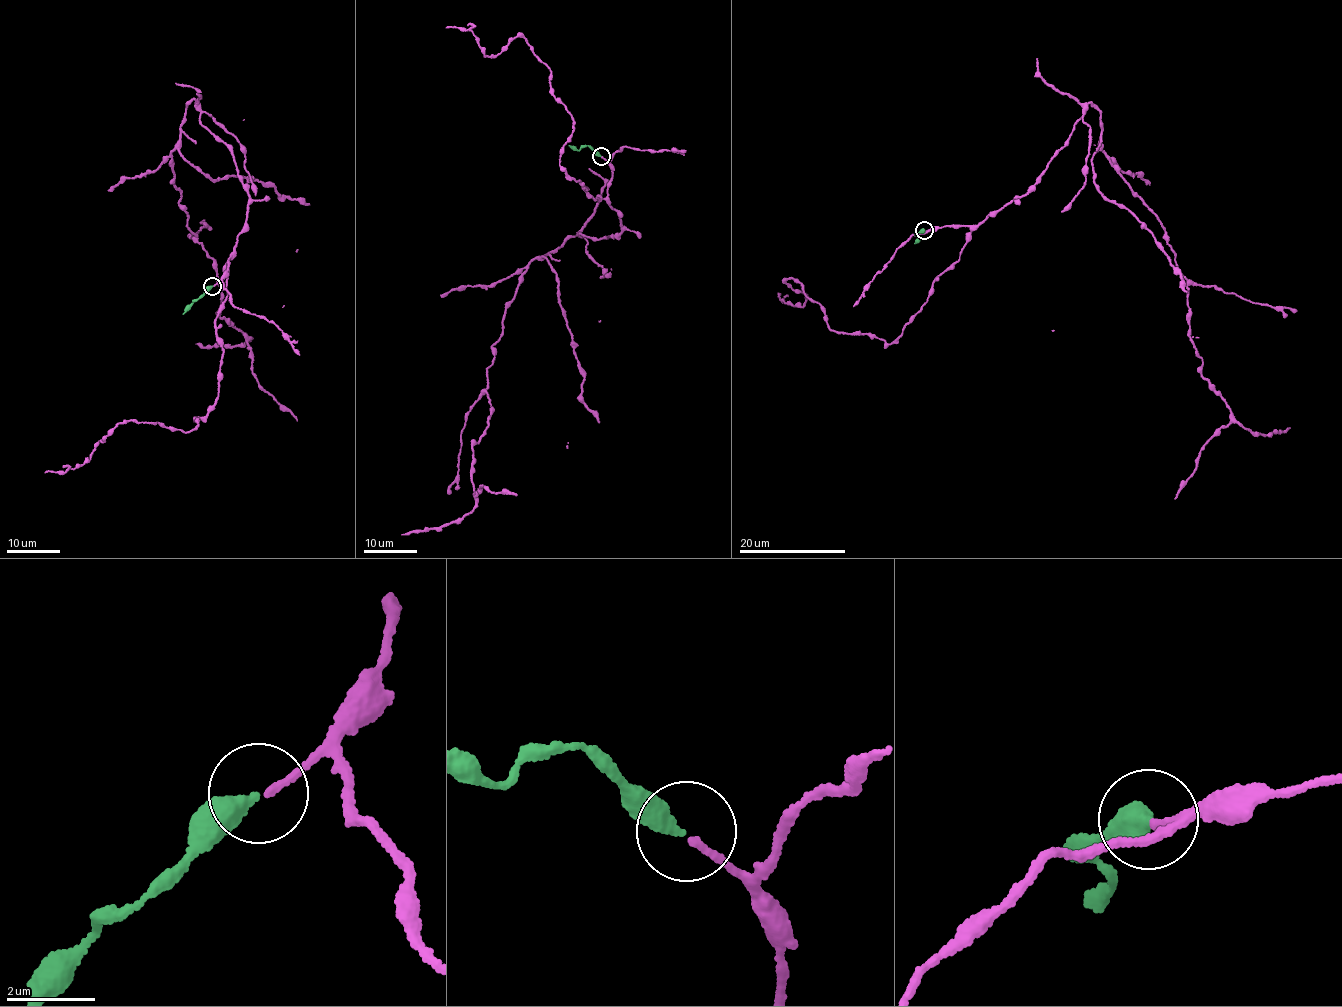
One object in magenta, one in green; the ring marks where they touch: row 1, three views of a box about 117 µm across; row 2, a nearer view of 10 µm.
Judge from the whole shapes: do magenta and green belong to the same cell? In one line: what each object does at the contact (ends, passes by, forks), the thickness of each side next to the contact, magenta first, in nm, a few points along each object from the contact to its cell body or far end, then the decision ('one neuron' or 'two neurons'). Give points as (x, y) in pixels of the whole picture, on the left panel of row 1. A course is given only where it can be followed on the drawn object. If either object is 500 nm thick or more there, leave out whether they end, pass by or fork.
magenta ends; green ends; calibres 140 and 400 nm; course magenta (214, 285), (250, 199), (193, 99), (171, 152), (178, 205), (214, 261), (219, 316), (296, 421); course green (212, 285), (183, 314); one neuron

